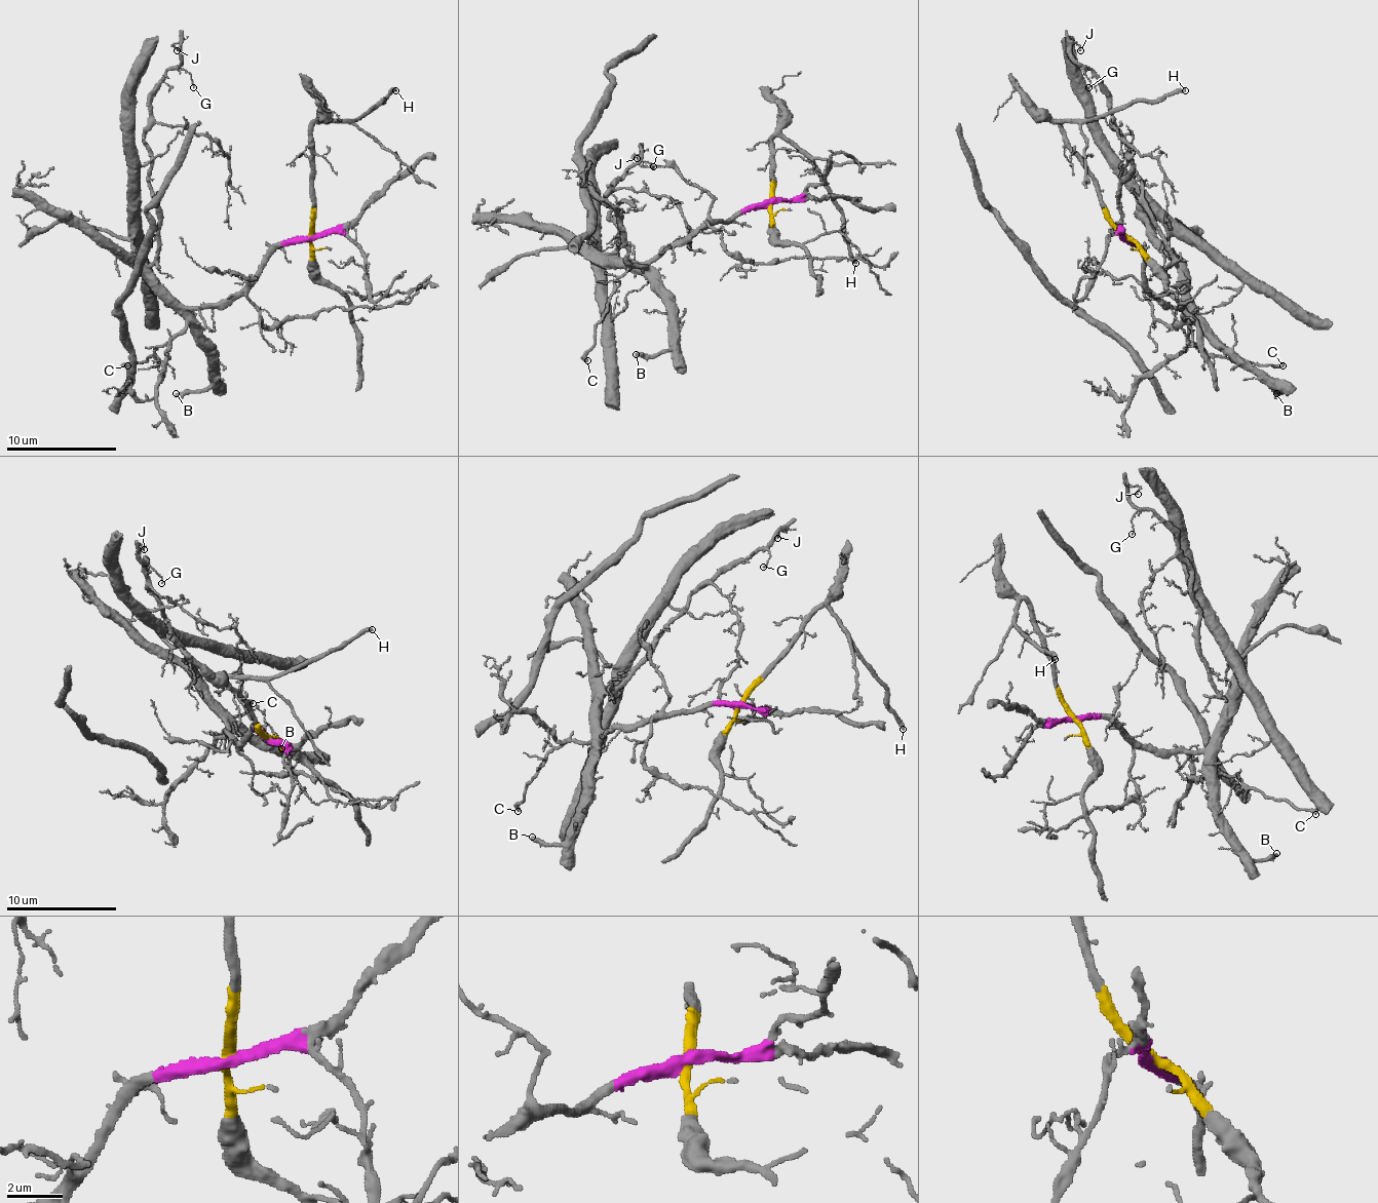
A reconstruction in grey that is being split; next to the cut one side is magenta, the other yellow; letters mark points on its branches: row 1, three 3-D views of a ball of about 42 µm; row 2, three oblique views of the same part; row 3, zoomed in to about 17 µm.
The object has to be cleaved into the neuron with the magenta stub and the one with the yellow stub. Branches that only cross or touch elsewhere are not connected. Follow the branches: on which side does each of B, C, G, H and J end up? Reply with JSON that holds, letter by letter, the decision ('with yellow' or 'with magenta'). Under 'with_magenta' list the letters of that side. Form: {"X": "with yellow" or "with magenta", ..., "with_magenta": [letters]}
{"B": "with magenta", "C": "with magenta", "G": "with magenta", "H": "with yellow", "J": "with magenta", "with_magenta": ["B", "C", "G", "J"]}

